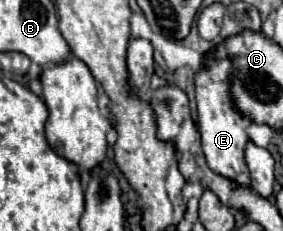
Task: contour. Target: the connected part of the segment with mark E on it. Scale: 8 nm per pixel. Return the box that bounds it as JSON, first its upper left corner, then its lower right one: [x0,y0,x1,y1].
[195,59,249,187]

